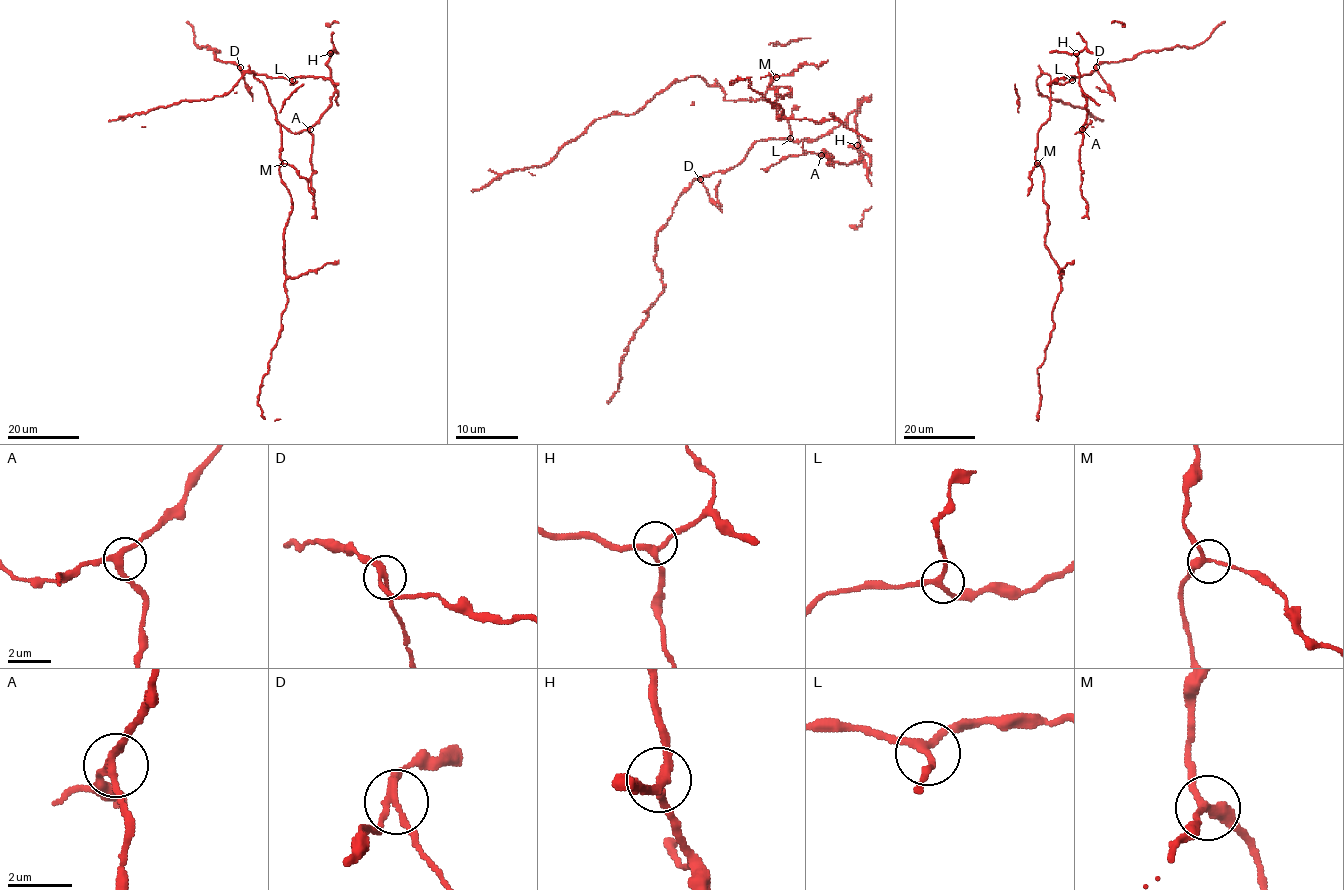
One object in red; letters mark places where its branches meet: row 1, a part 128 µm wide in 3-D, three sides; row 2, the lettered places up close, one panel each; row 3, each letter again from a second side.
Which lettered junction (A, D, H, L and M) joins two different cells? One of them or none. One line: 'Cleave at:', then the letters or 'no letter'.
Cleave at: D

